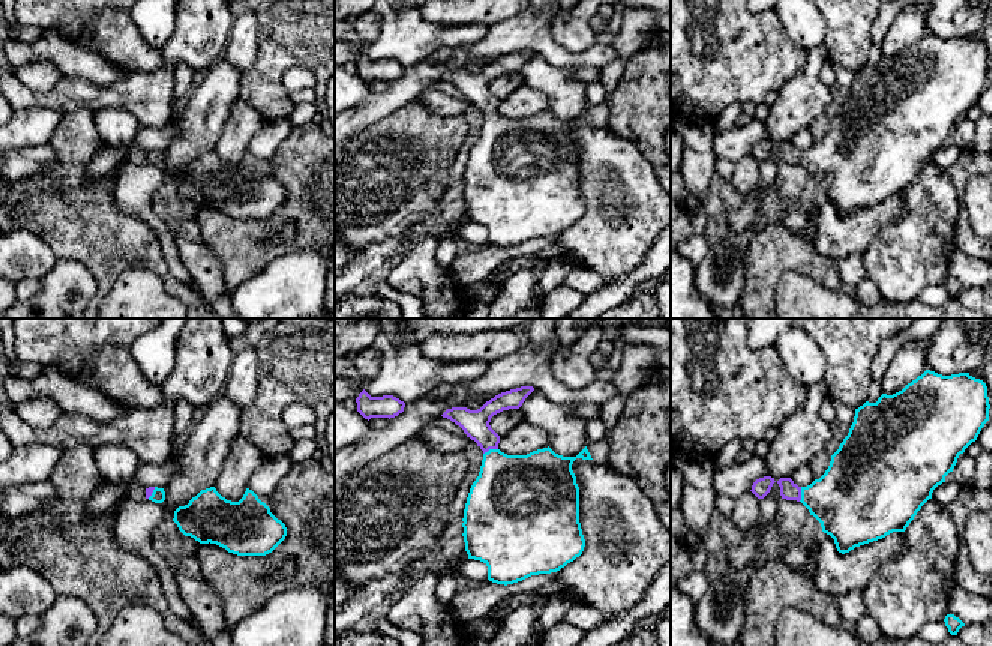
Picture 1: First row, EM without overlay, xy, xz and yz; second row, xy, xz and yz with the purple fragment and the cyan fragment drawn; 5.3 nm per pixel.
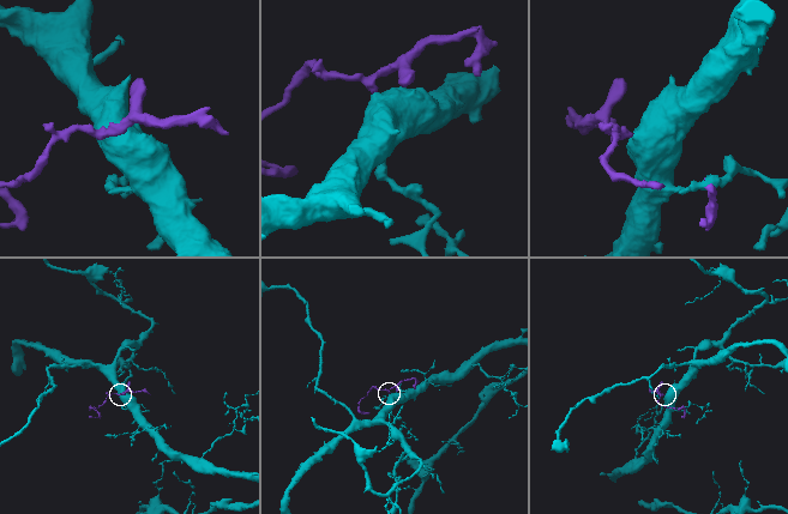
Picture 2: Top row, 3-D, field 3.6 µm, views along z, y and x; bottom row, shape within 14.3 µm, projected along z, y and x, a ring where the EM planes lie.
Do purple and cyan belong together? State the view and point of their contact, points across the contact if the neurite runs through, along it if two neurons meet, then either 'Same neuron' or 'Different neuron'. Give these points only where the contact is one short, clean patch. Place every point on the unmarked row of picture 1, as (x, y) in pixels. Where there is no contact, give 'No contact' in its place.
Touches purple at xz (489, 111). Path across: xz (476, 89), (488, 104), (489, 111), (509, 153). Same neuron

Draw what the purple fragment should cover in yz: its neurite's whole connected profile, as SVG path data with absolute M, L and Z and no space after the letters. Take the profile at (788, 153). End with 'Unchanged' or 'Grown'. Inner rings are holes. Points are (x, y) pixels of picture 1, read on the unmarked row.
M926 33L902 54L882 57L876 66L866 65L855 72L854 86L839 113L831 119L825 137L807 150L798 150L791 141L780 141L780 159L801 165L834 203L839 216L845 218L855 210L885 201L893 195L905 195L921 170L932 162L933 153L945 146L957 122L977 104L989 84L987 50L969 36L942 39Z. Grown

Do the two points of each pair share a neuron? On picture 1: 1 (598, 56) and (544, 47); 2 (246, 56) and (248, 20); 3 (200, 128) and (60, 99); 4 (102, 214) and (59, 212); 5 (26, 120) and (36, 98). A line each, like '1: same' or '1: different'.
1: same
2: same
3: different
4: same
5: different

